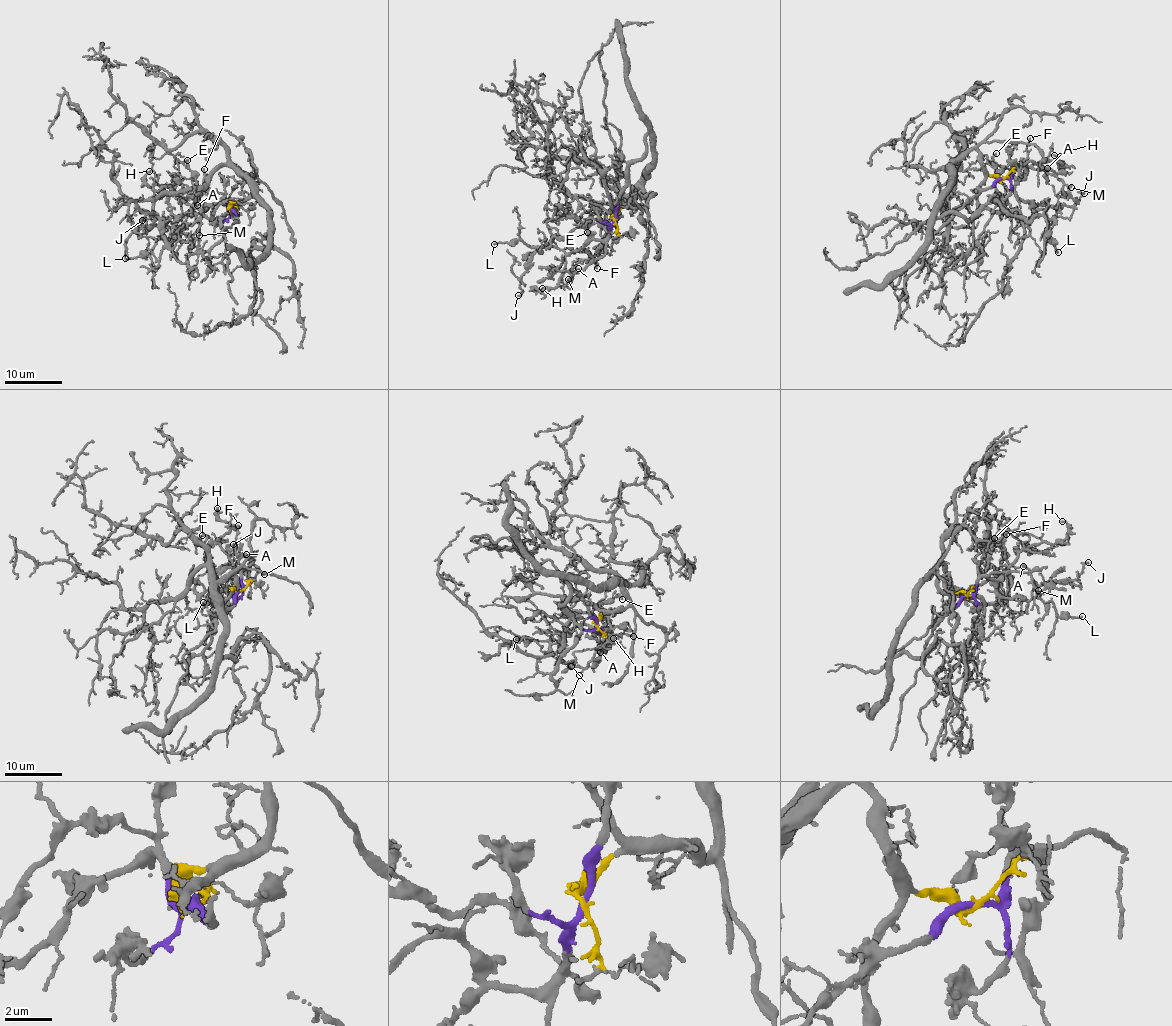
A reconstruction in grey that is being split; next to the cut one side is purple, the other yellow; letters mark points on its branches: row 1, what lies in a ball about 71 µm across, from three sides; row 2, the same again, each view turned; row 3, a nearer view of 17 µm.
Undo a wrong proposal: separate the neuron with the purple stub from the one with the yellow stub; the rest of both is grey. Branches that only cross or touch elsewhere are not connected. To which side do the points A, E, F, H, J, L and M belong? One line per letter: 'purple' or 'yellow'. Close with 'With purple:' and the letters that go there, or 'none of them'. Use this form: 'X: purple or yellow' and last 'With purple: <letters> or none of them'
A: purple
E: purple
F: purple
H: purple
J: purple
L: purple
M: purple
With purple: A, E, F, H, J, L, M

